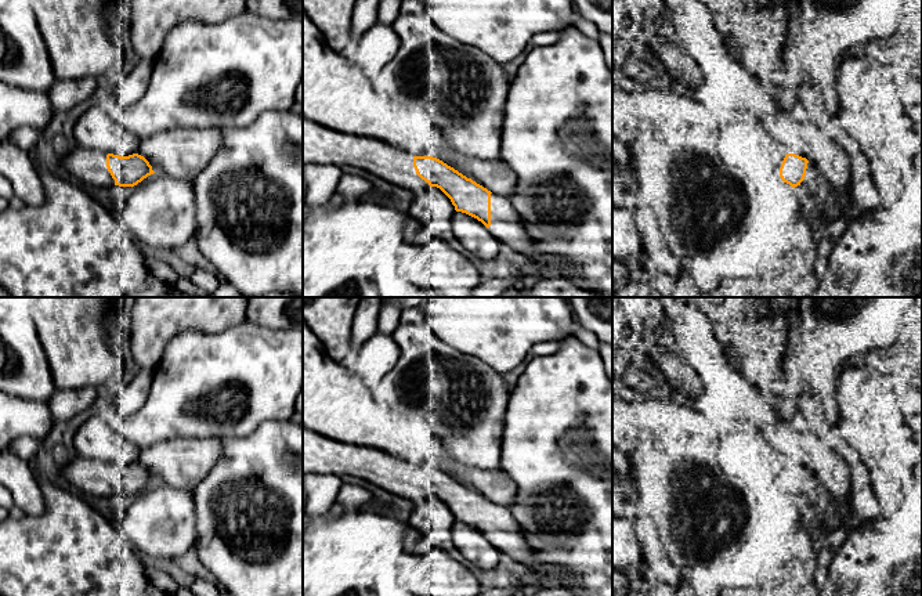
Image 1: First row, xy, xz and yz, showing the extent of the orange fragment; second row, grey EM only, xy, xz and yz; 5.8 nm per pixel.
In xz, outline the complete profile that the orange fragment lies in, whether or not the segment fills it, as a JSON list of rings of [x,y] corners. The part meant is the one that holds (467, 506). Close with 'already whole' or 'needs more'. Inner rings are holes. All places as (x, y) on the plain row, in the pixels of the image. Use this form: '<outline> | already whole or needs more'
[[[303,429],[304,474],[359,477],[415,503],[437,496],[451,509],[456,521],[481,531],[499,552],[521,566],[554,575],[567,589],[579,584],[576,571],[539,563],[509,507],[492,503],[437,467],[413,466],[382,449],[339,443]]] | needs more

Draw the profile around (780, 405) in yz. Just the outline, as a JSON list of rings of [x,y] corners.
[[[770,397],[770,402],[771,402],[771,407],[774,408],[774,412],[778,413],[780,418],[785,418],[788,416],[789,413],[789,405],[787,404],[785,398],[784,397]]]

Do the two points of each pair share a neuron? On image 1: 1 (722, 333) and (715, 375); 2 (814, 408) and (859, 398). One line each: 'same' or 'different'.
1: different
2: different

